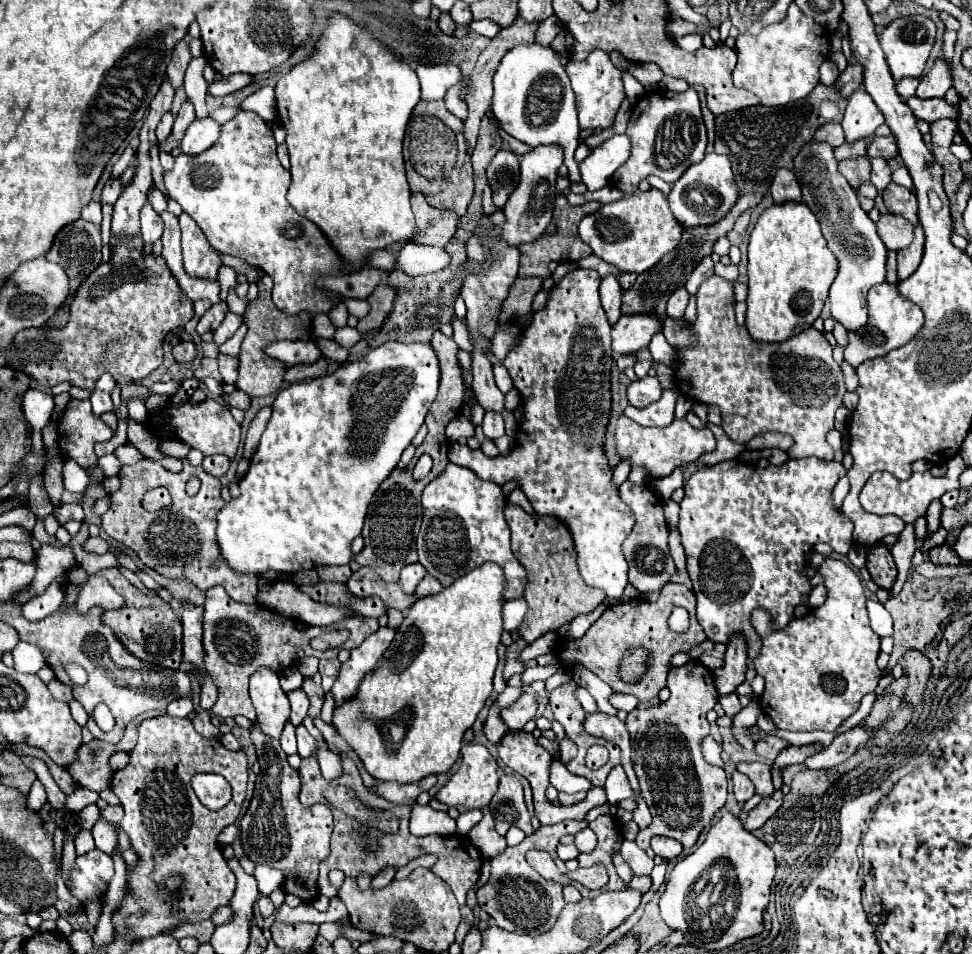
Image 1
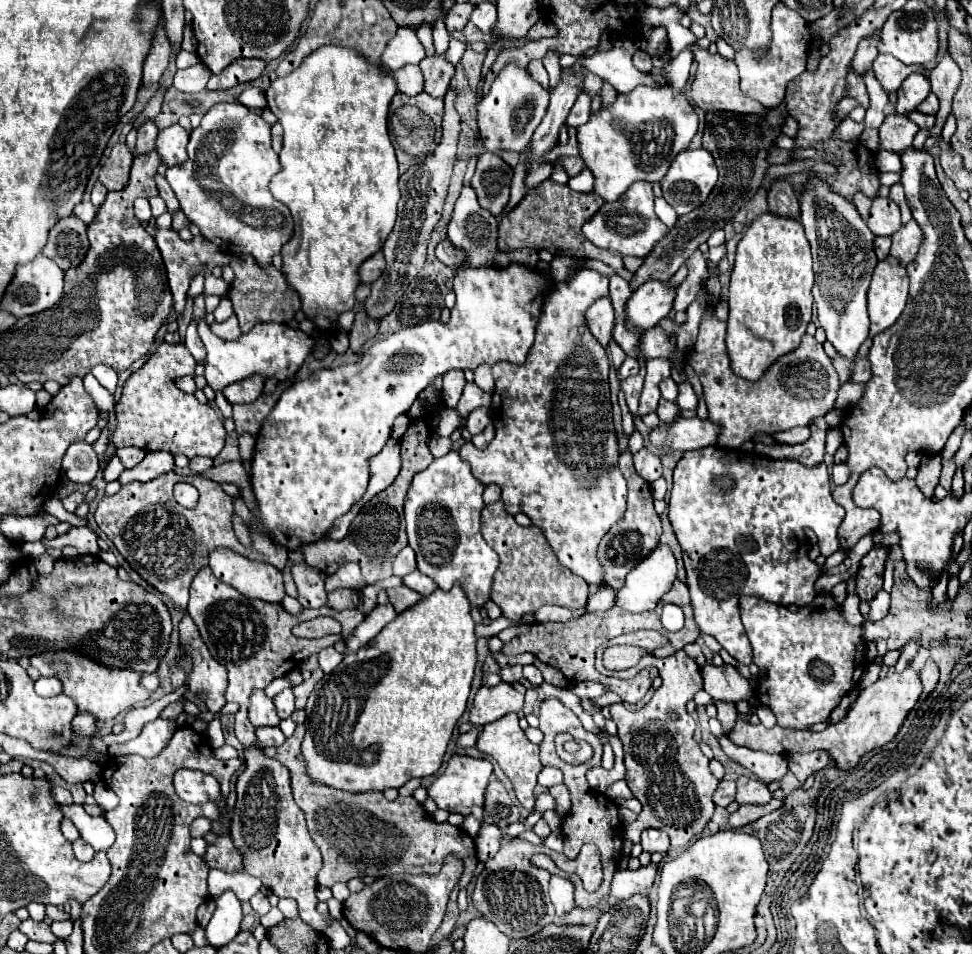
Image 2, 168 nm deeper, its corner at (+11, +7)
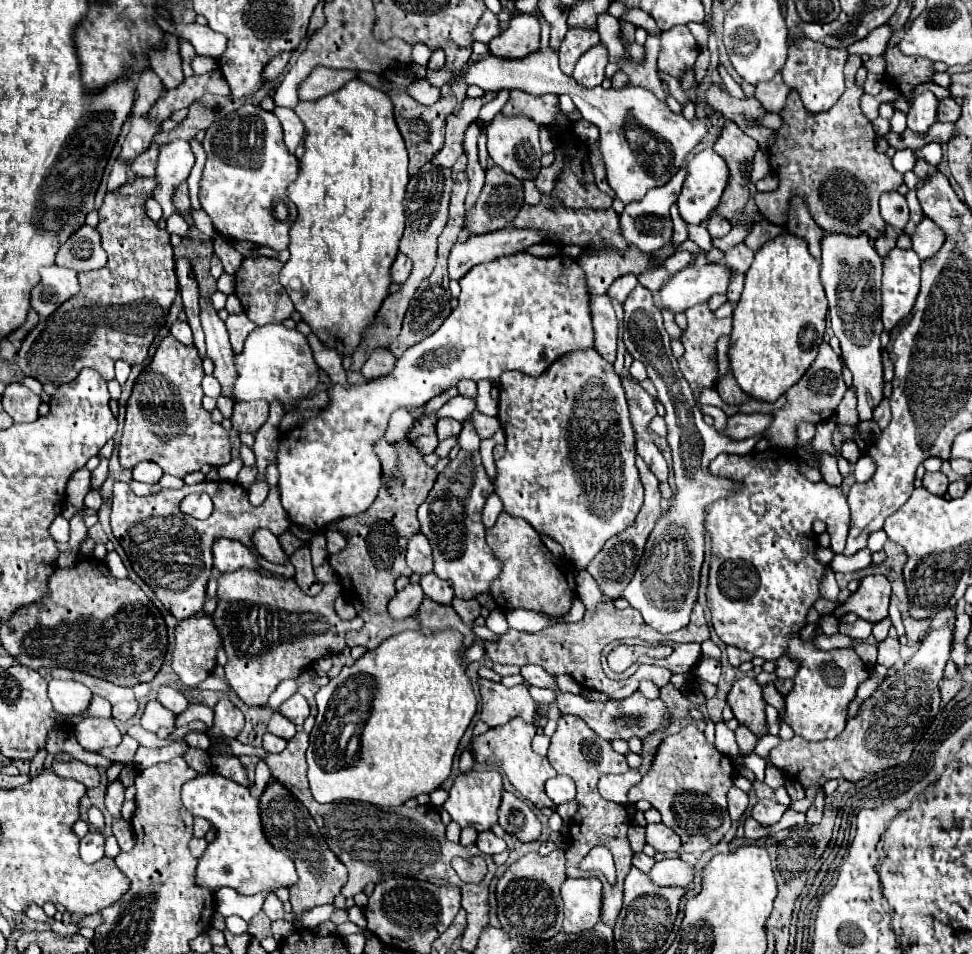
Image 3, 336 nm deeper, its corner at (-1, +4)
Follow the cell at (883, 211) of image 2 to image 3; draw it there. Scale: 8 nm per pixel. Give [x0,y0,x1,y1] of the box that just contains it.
[881,192,909,228]

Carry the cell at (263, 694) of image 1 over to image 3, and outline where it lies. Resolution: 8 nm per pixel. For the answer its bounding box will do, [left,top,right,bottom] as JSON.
[267,712,295,740]

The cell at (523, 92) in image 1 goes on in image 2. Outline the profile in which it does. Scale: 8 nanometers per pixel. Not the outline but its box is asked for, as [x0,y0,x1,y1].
[477,61,551,153]

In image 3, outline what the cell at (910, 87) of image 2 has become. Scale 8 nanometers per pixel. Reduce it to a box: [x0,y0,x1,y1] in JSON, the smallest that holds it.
[907,92,939,134]

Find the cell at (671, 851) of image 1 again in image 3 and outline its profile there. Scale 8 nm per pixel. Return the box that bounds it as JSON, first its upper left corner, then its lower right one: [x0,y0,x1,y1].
[647,824,681,852]

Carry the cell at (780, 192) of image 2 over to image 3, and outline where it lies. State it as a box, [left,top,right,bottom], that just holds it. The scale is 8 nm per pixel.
[787,198,825,260]

